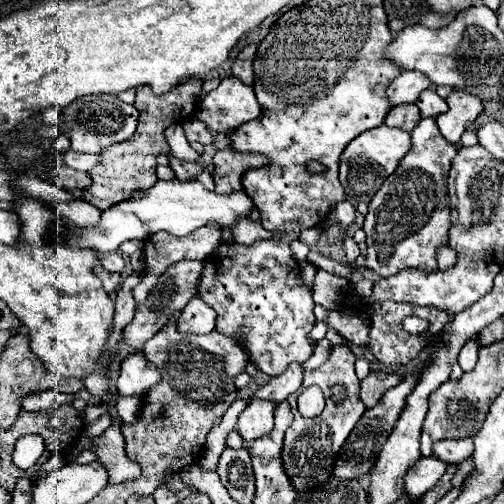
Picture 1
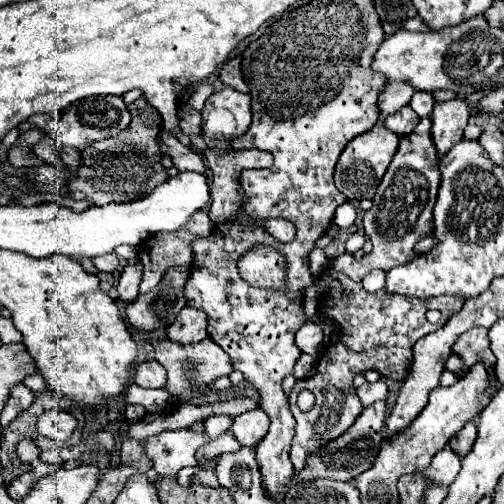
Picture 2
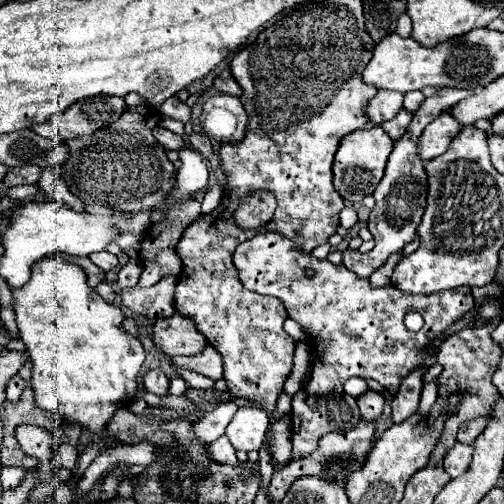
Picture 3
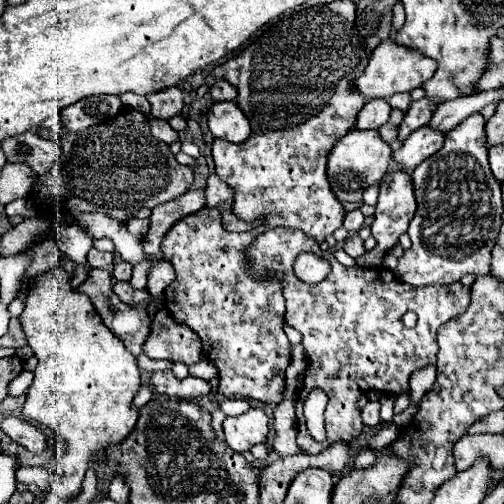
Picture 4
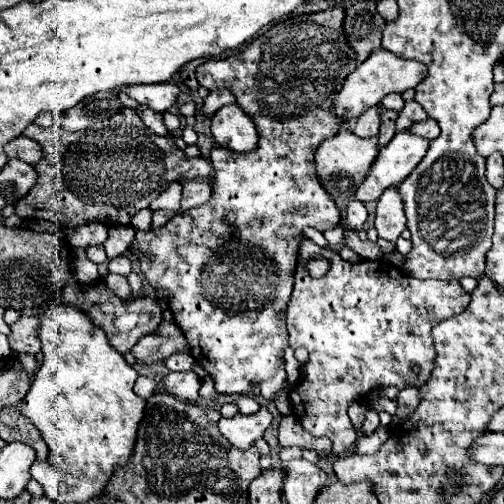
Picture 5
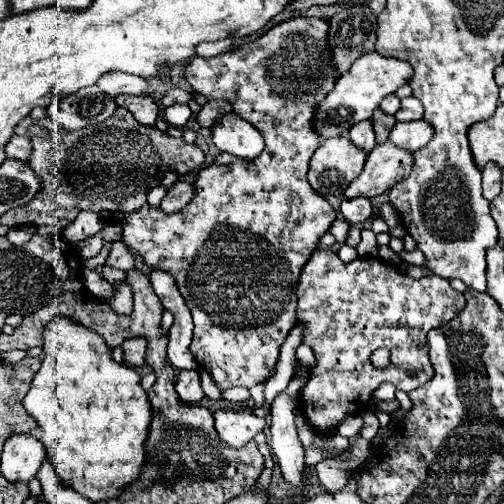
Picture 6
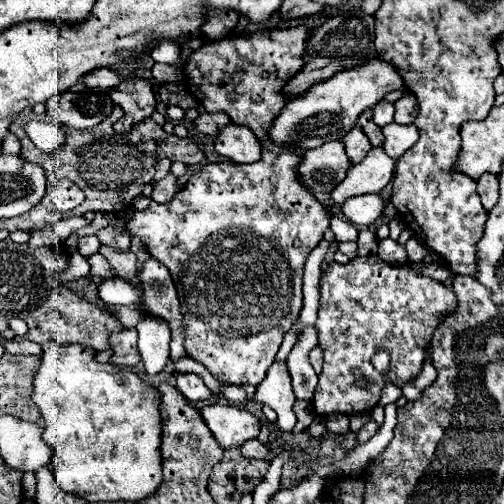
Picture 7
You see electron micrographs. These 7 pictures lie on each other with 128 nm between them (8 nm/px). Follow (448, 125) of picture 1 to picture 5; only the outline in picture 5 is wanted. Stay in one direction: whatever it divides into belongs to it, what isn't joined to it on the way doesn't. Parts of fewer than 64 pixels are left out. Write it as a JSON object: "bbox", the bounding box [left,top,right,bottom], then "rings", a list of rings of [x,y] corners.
{"bbox":[356,132,430,202],"rings":[[[398,132],[386,146],[380,148],[372,172],[356,190],[356,200],[372,202],[382,196],[388,186],[398,186],[424,158],[430,140],[412,132]]]}

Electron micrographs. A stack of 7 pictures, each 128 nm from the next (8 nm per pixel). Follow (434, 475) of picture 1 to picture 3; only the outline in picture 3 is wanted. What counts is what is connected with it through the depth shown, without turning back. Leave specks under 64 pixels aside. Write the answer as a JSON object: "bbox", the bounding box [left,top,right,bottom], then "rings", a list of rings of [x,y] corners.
{"bbox":[444,442,472,478],"rings":[[[456,442],[454,448],[450,448],[448,454],[444,456],[444,470],[452,478],[458,478],[470,466],[470,460],[472,460],[472,446]]]}

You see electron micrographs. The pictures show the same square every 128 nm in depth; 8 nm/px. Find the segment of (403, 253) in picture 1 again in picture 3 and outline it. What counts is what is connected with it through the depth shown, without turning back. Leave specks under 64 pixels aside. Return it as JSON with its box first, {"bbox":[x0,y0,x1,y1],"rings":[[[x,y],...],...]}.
{"bbox":[342,88,472,278],"rings":[[[440,88],[432,98],[426,98],[424,104],[420,106],[418,112],[414,112],[414,118],[408,126],[408,132],[396,140],[394,150],[388,158],[386,164],[386,174],[384,180],[380,180],[378,188],[374,190],[374,198],[376,198],[376,206],[370,212],[368,218],[368,230],[372,232],[376,246],[368,252],[368,254],[360,254],[358,250],[344,250],[342,252],[342,264],[354,272],[360,278],[368,278],[374,270],[378,270],[388,258],[390,254],[400,252],[408,242],[416,240],[416,228],[420,226],[424,208],[426,208],[426,196],[428,196],[428,172],[424,172],[424,160],[420,160],[420,136],[426,128],[426,124],[430,124],[436,114],[444,112],[450,104],[448,102],[460,102],[462,98],[468,98],[472,94],[472,90],[458,90],[458,88]]]}

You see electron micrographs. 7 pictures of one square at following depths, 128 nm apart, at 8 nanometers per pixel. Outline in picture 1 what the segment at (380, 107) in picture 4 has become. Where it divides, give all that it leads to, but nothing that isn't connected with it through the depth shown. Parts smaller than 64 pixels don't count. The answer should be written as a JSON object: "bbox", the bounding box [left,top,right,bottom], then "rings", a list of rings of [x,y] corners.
{"bbox":[388,72,432,106],"rings":[[[402,72],[390,86],[388,86],[388,100],[392,106],[416,102],[420,92],[426,90],[432,82],[426,76],[420,76],[420,72]]]}

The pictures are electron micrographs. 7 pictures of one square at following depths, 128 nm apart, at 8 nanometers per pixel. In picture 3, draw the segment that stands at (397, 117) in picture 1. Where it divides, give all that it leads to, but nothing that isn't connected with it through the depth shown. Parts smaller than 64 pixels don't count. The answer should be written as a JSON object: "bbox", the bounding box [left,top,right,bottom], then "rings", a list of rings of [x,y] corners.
{"bbox":[380,108,414,140],"rings":[[[400,108],[400,112],[398,112],[392,120],[388,120],[388,122],[384,122],[384,124],[380,124],[380,126],[386,130],[386,134],[388,134],[392,140],[398,140],[400,136],[404,136],[408,124],[412,122],[412,116],[414,116],[412,112],[408,112],[406,108]]]}

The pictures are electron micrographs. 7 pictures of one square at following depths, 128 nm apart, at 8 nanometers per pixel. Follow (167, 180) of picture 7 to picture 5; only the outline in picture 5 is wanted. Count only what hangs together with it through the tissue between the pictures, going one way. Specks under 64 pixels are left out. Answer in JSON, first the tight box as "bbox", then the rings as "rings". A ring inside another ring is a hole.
{"bbox":[152,180,212,230],"rings":[[[188,180],[182,184],[182,208],[178,212],[190,210],[194,206],[202,206],[210,200],[212,196],[212,188],[206,182],[196,182],[196,180]],[[156,210],[154,214],[152,214],[152,230],[160,230],[174,214],[178,214],[178,212],[170,212],[170,210]]]}

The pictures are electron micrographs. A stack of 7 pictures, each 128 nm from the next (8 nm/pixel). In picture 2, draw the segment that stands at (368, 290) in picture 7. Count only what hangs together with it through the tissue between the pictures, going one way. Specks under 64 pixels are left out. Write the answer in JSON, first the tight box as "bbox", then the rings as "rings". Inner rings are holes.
{"bbox":[240,246,464,474],"rings":[[[256,246],[240,258],[240,276],[252,286],[282,288],[286,260],[274,248]],[[326,270],[320,276],[318,284],[320,290],[326,292],[326,302],[320,304],[320,312],[324,312],[326,316],[330,316],[330,320],[338,324],[340,342],[324,346],[324,350],[318,356],[314,374],[310,378],[298,380],[288,396],[290,410],[296,418],[296,436],[292,440],[292,450],[290,450],[290,460],[294,464],[296,474],[306,466],[306,458],[312,452],[342,436],[360,416],[362,404],[356,396],[356,388],[352,386],[354,376],[366,370],[376,370],[384,378],[392,378],[392,380],[406,378],[406,374],[410,372],[412,346],[416,344],[416,340],[442,328],[448,322],[448,318],[456,314],[464,304],[462,298],[454,298],[454,296],[438,296],[422,302],[422,300],[396,296],[386,290],[368,294],[360,282],[354,282],[336,270]],[[430,308],[442,312],[442,320],[438,324],[430,324],[426,320],[426,312]],[[302,388],[308,388],[310,392],[316,394],[316,404],[306,414],[300,412],[296,406],[296,396]]]}

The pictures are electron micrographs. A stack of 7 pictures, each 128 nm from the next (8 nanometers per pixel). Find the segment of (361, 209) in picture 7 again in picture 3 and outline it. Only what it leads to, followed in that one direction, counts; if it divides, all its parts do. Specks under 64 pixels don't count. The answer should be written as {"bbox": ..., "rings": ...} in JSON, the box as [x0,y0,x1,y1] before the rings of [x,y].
{"bbox":[340,206,358,228],"rings":[[[346,206],[346,208],[340,212],[340,226],[344,226],[344,228],[352,228],[356,222],[358,222],[358,218],[356,218],[356,210],[350,208],[350,206]]]}

